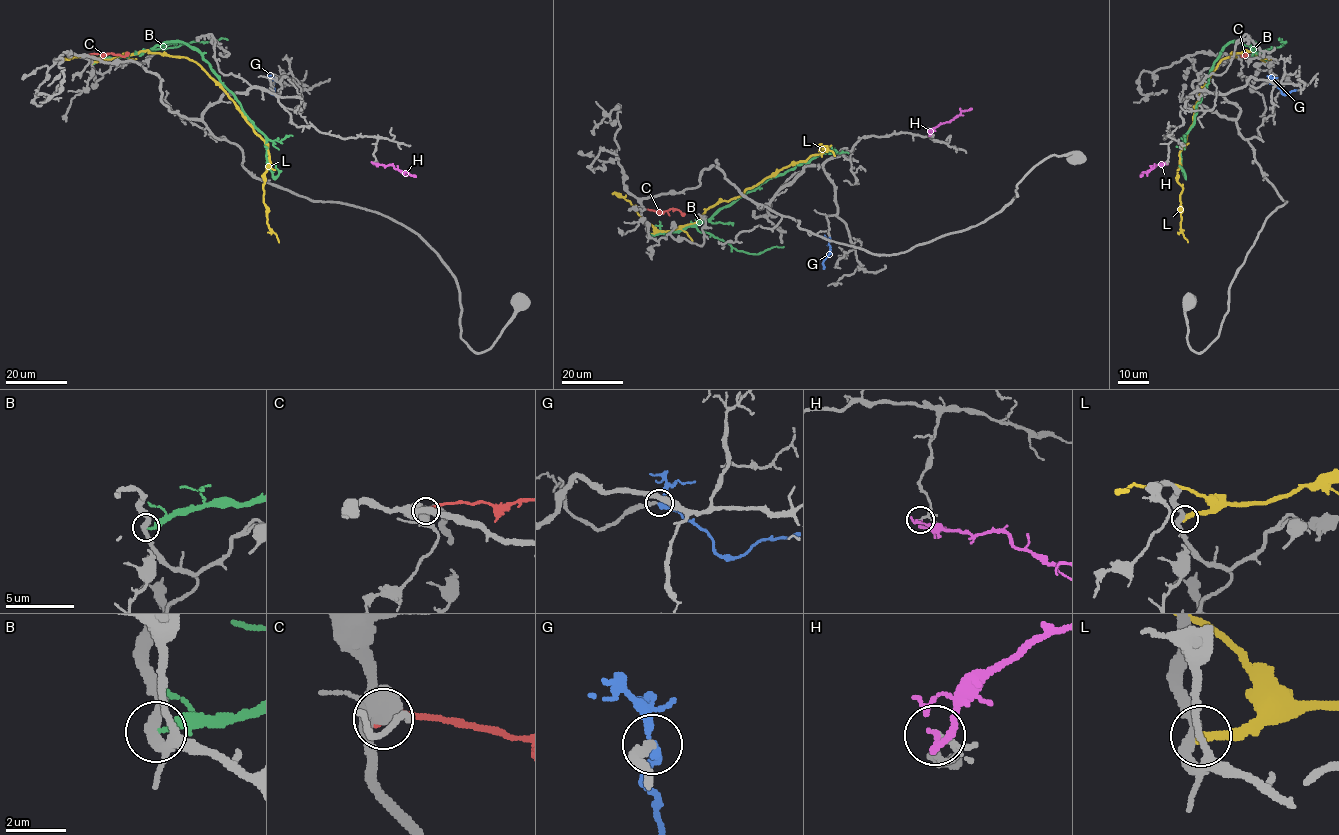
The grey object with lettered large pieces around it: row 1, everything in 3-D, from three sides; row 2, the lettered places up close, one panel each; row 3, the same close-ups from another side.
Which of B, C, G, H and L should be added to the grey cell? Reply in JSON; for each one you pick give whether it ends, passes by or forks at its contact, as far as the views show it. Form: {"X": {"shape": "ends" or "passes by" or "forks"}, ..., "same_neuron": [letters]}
{"G": {"shape": "passes by"}, "same_neuron": ["G"]}

